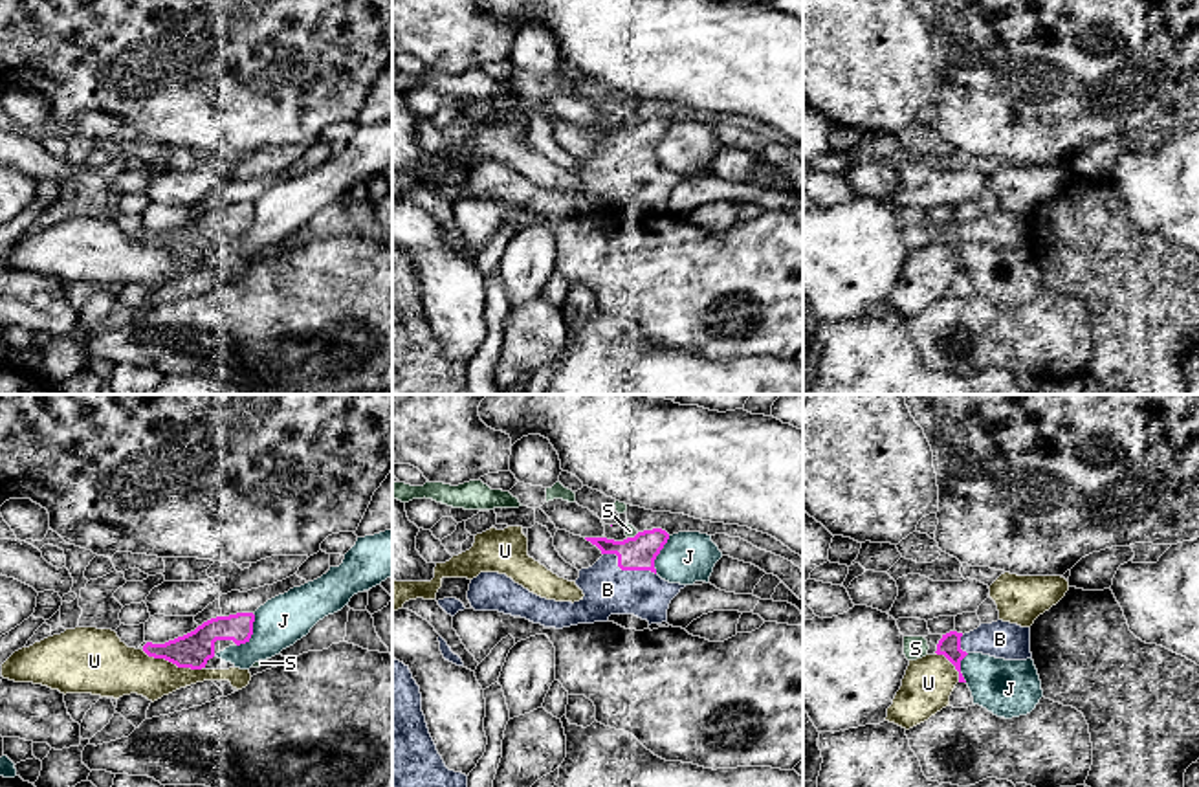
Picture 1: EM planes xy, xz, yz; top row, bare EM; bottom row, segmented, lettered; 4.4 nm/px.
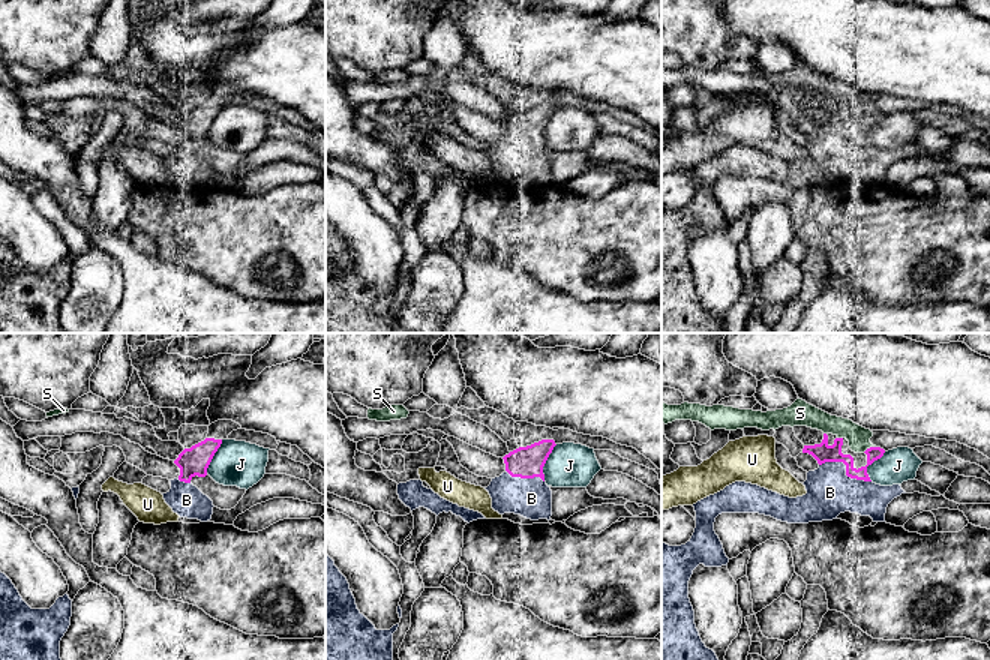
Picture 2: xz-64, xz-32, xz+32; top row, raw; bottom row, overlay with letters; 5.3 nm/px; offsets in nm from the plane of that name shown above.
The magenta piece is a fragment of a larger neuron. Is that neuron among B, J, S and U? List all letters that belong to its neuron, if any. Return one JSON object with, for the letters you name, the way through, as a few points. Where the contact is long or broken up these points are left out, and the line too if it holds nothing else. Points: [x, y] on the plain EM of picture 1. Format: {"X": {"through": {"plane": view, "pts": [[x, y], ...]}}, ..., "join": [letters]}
{"join": ["B"]}

